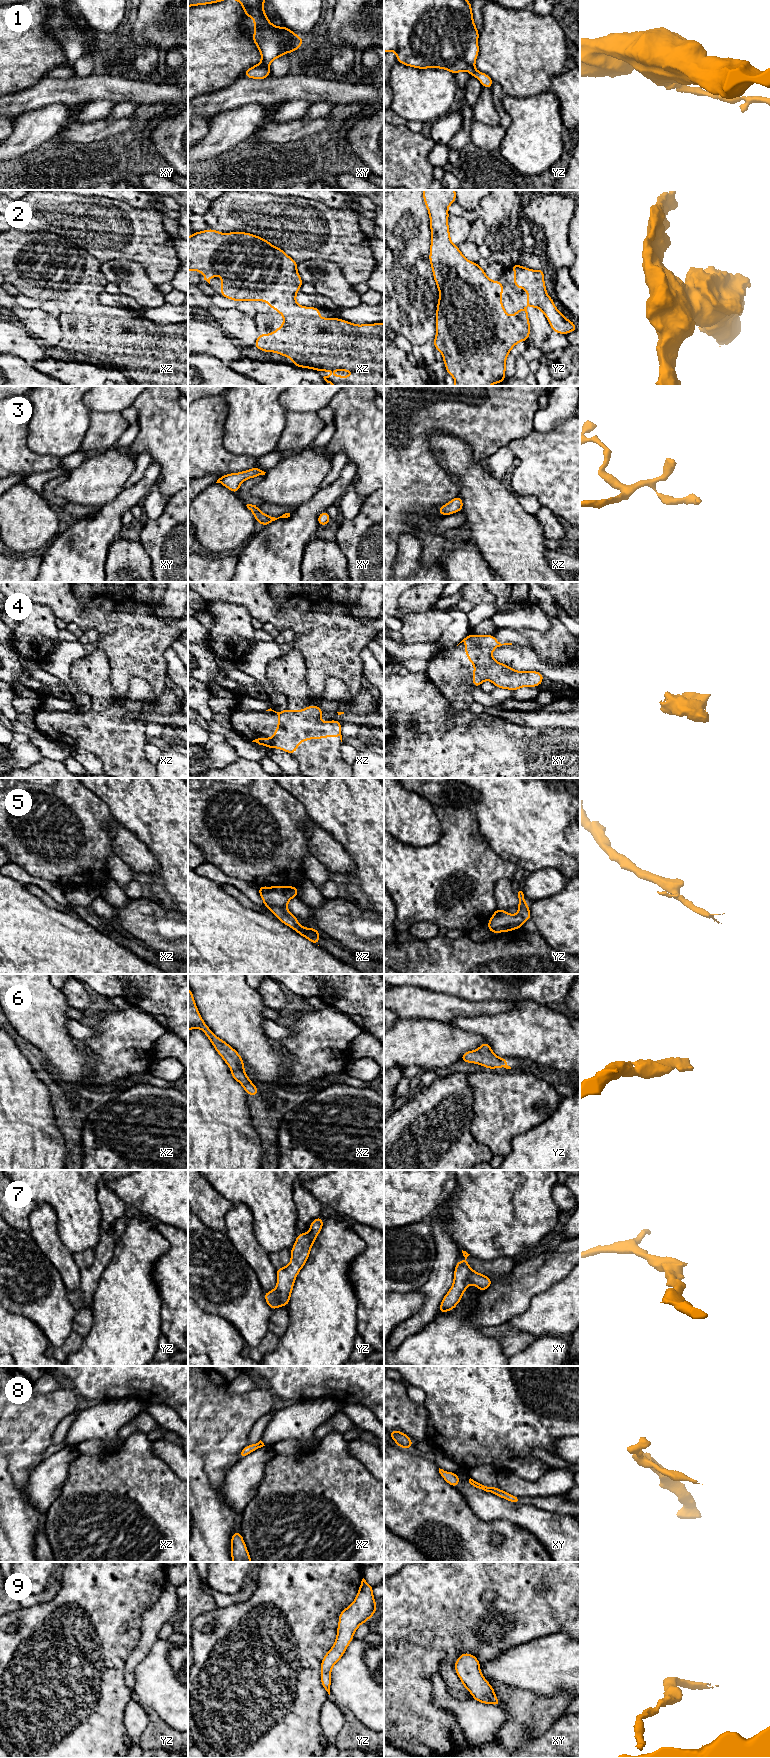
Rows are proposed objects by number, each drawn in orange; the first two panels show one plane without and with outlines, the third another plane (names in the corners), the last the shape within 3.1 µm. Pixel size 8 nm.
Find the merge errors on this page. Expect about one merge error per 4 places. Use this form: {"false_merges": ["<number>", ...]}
{"false_merges": []}

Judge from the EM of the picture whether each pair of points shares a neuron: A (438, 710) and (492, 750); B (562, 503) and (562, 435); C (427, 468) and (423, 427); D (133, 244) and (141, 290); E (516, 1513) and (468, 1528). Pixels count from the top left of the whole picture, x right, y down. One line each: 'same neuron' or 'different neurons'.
A: same neuron
B: same neuron
C: same neuron
D: different neurons
E: different neurons

